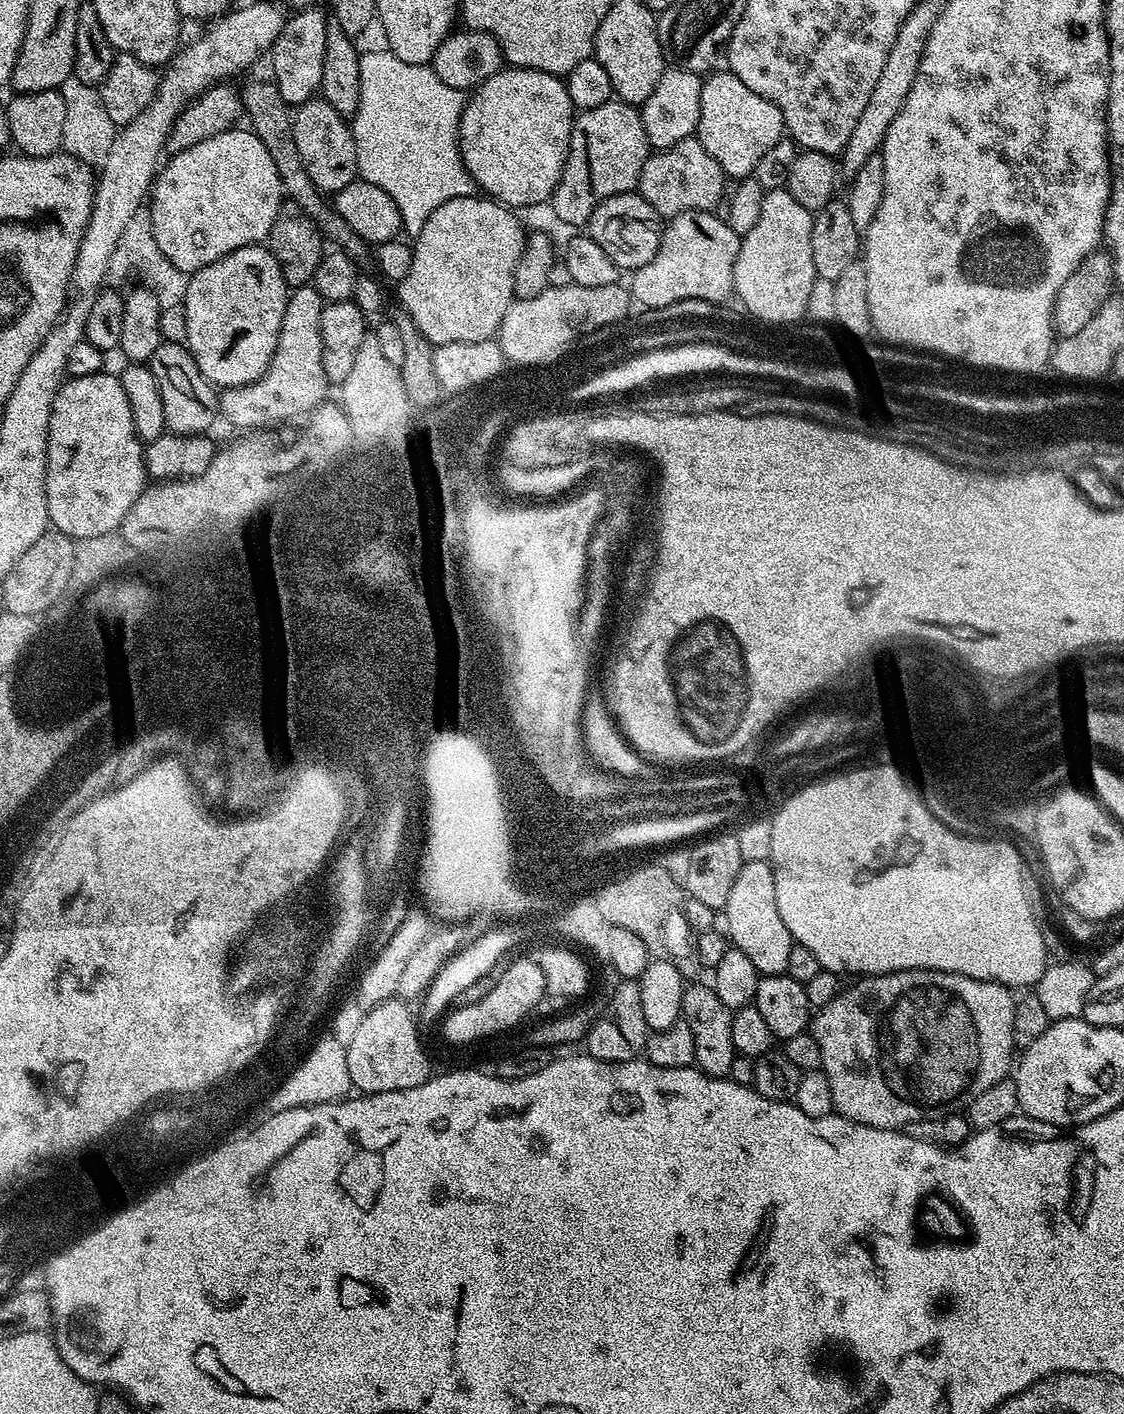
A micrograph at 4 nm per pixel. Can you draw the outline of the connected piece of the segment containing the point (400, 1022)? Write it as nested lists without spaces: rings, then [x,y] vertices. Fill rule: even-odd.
[[[399,998],[383,1000],[373,1007],[376,1012],[372,1012],[372,1015],[364,1020],[352,1042],[349,1064],[352,1076],[355,1077],[353,1089],[357,1093],[367,1094],[410,1090],[414,1086],[422,1086],[433,1075],[434,1069],[424,1053],[424,1044],[420,1041],[419,1030],[416,1029],[417,1017],[414,1012],[412,1017],[412,1012],[408,1009],[411,1007]]]

